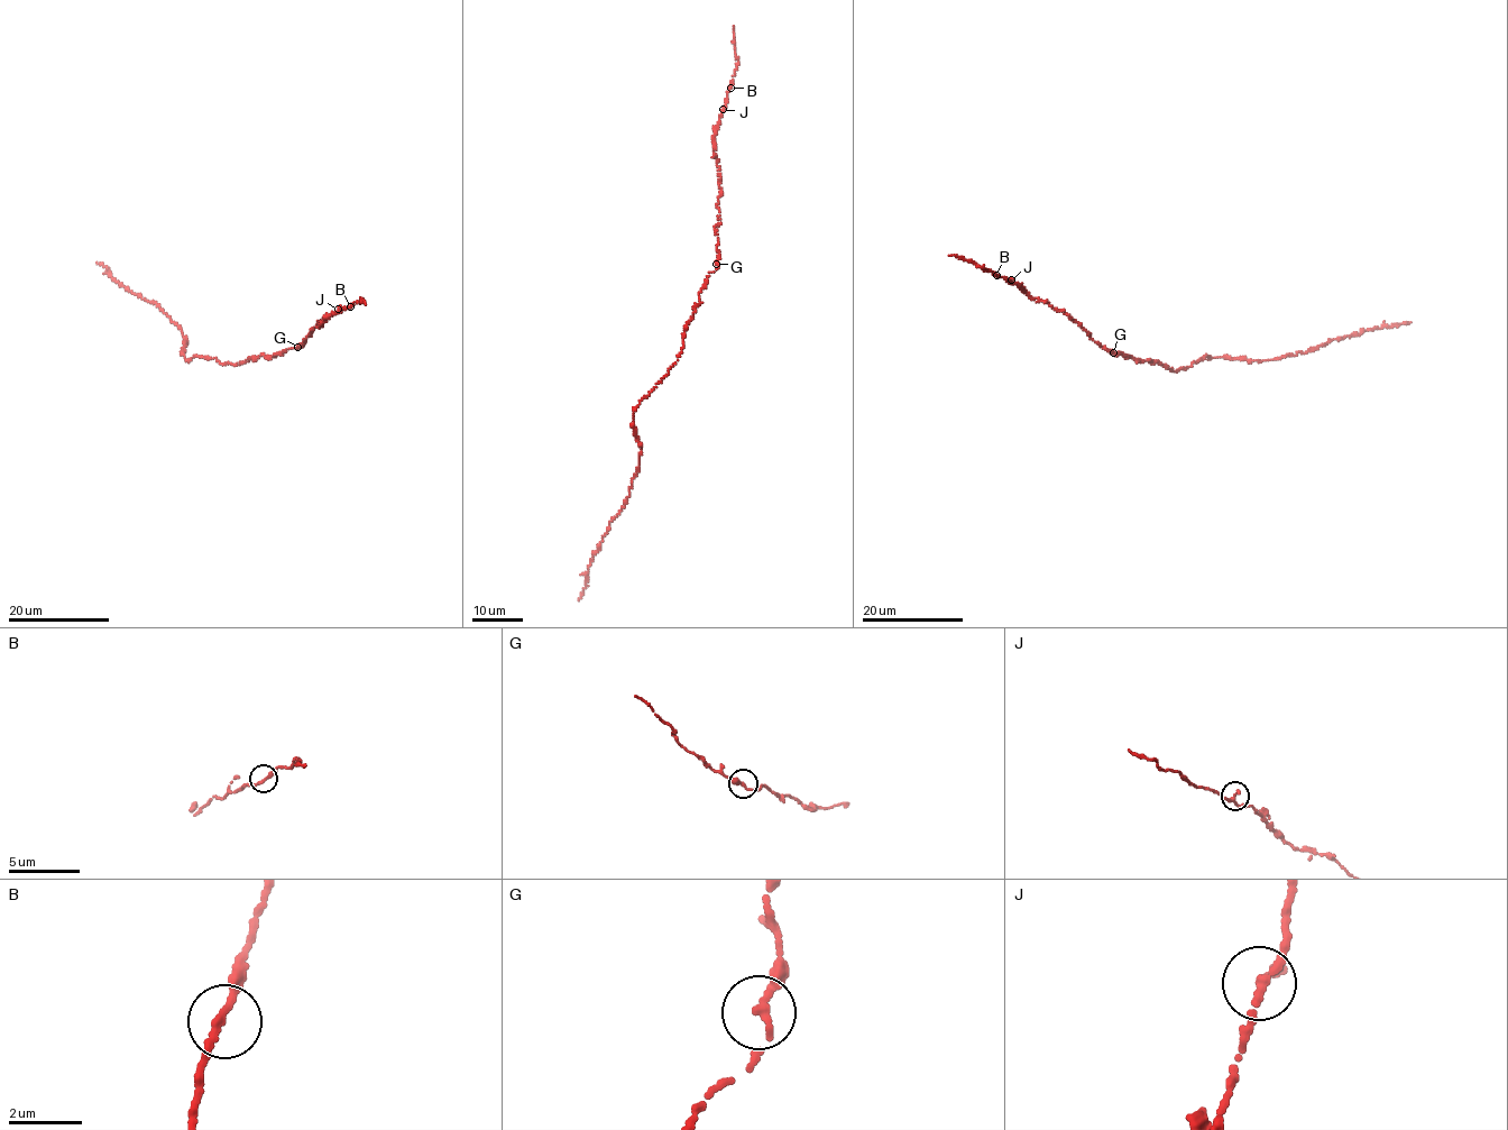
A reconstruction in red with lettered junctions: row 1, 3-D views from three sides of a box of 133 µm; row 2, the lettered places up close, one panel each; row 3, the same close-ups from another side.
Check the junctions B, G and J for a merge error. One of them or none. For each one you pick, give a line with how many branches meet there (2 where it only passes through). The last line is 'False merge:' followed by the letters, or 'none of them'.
False merge: none of them

